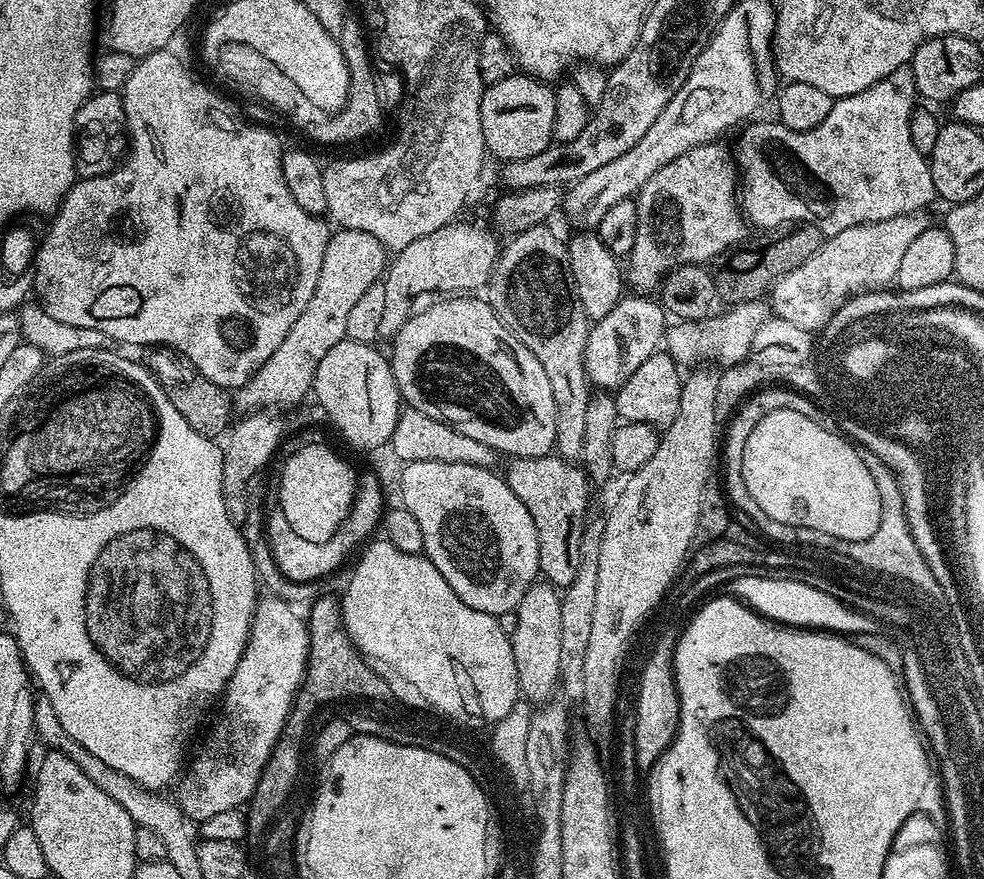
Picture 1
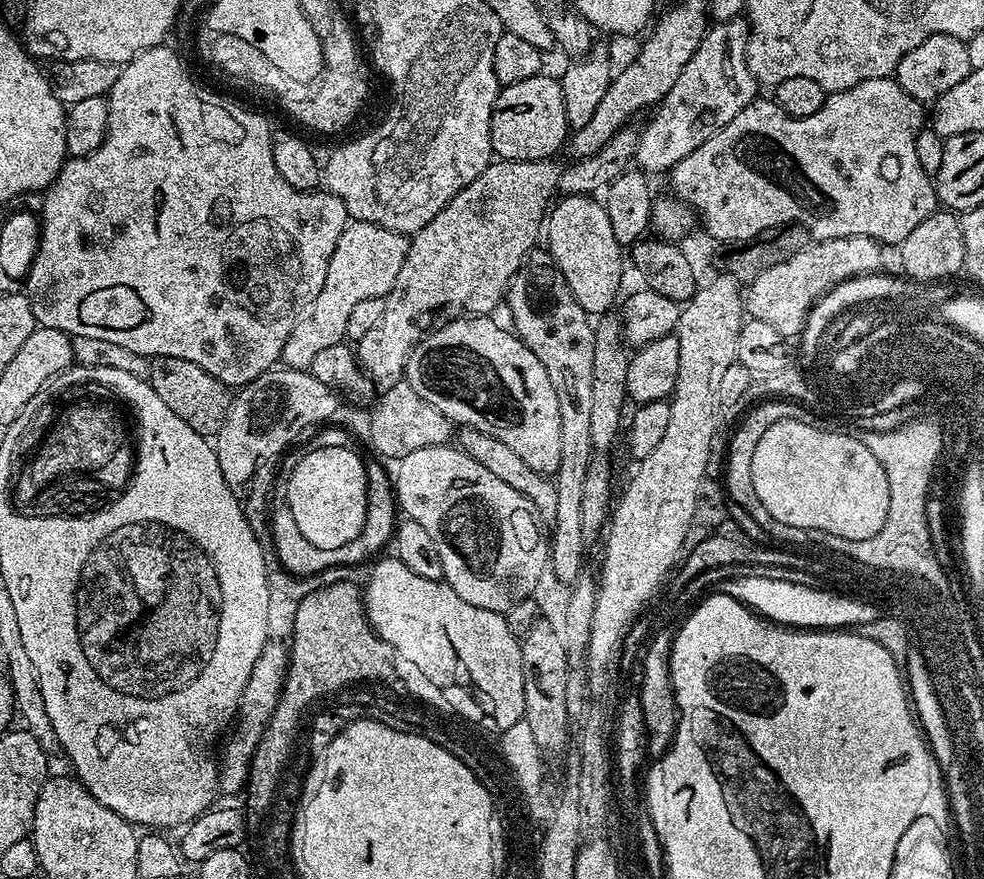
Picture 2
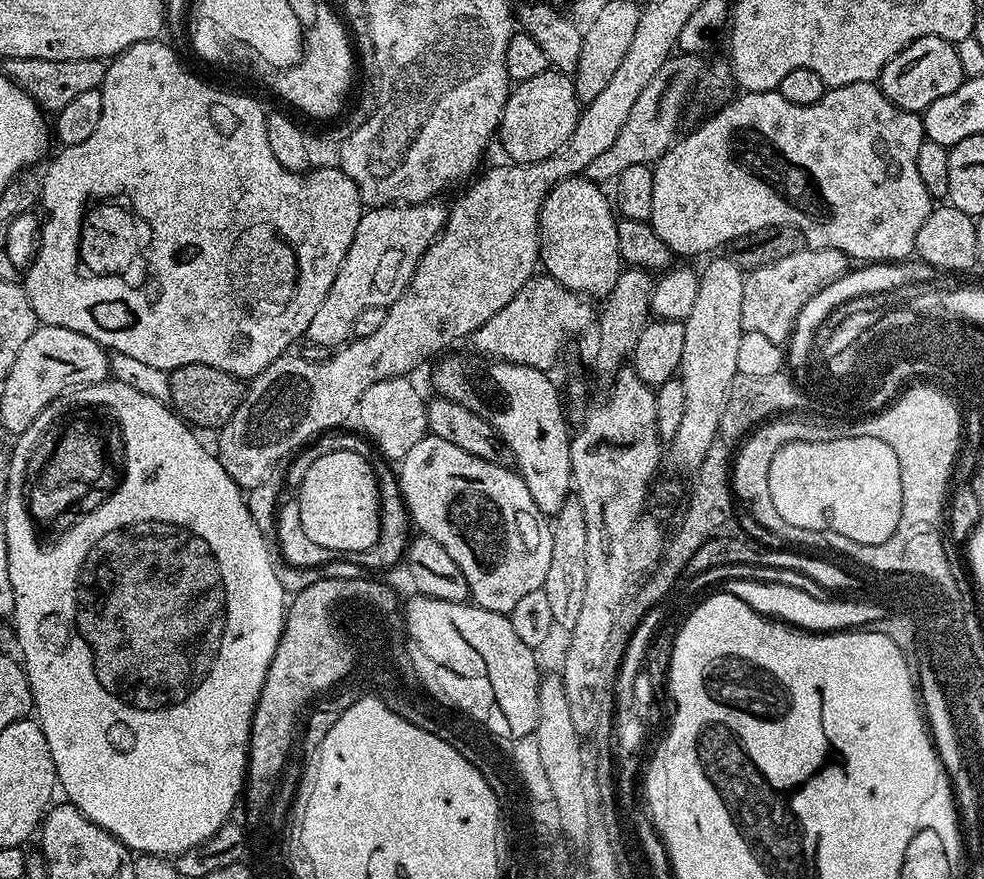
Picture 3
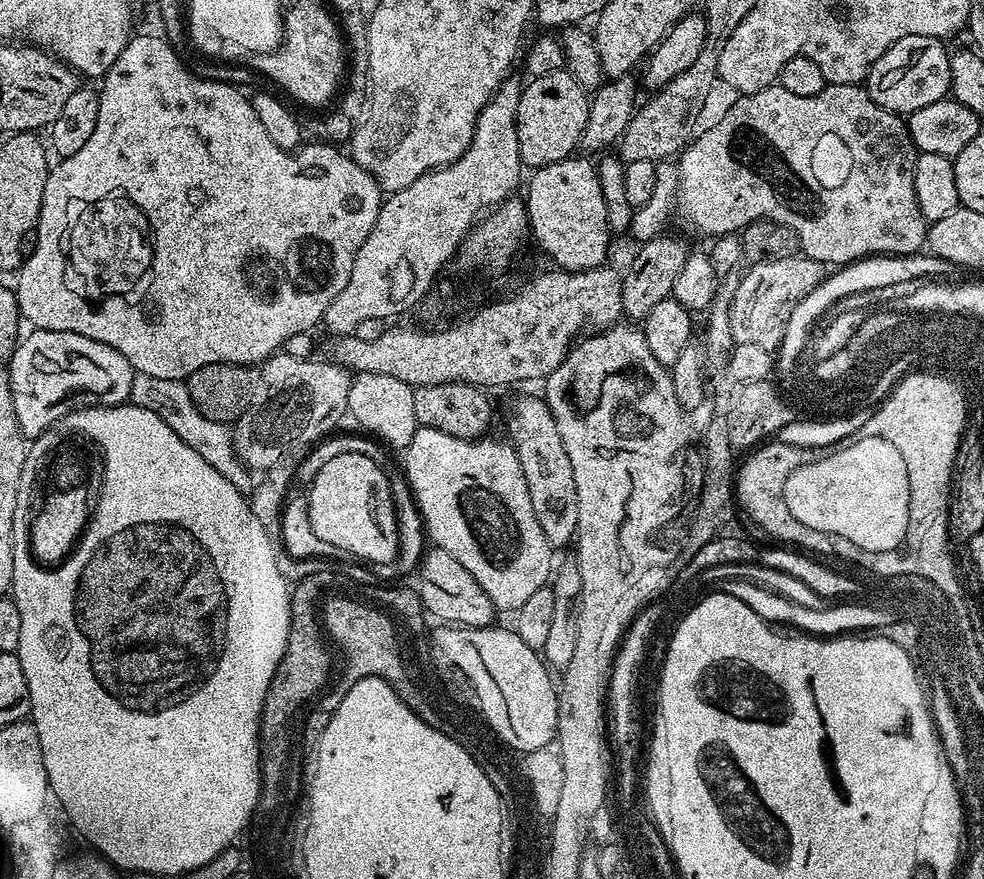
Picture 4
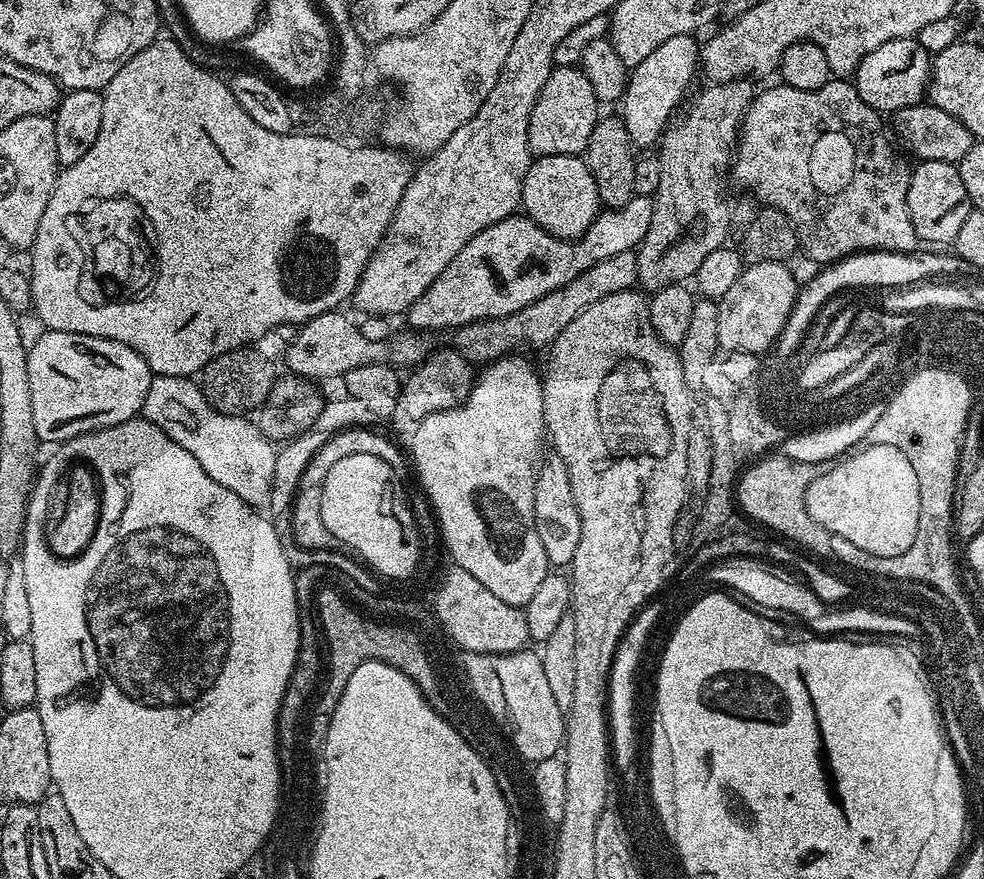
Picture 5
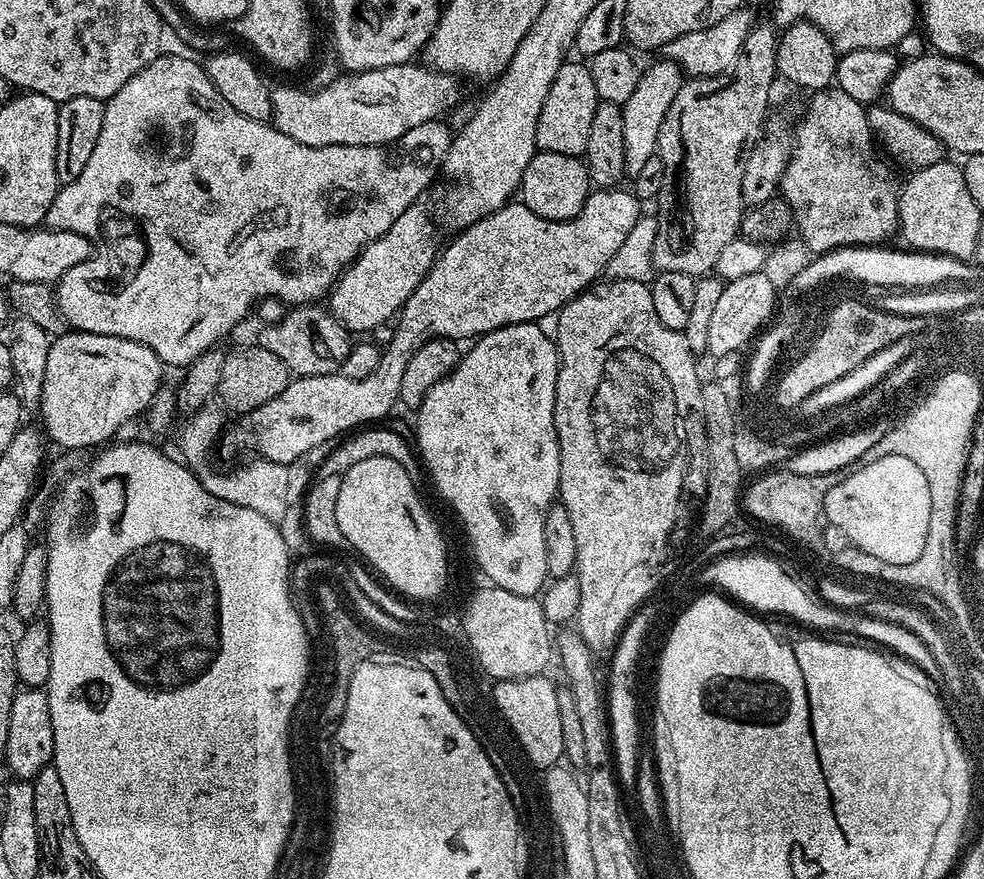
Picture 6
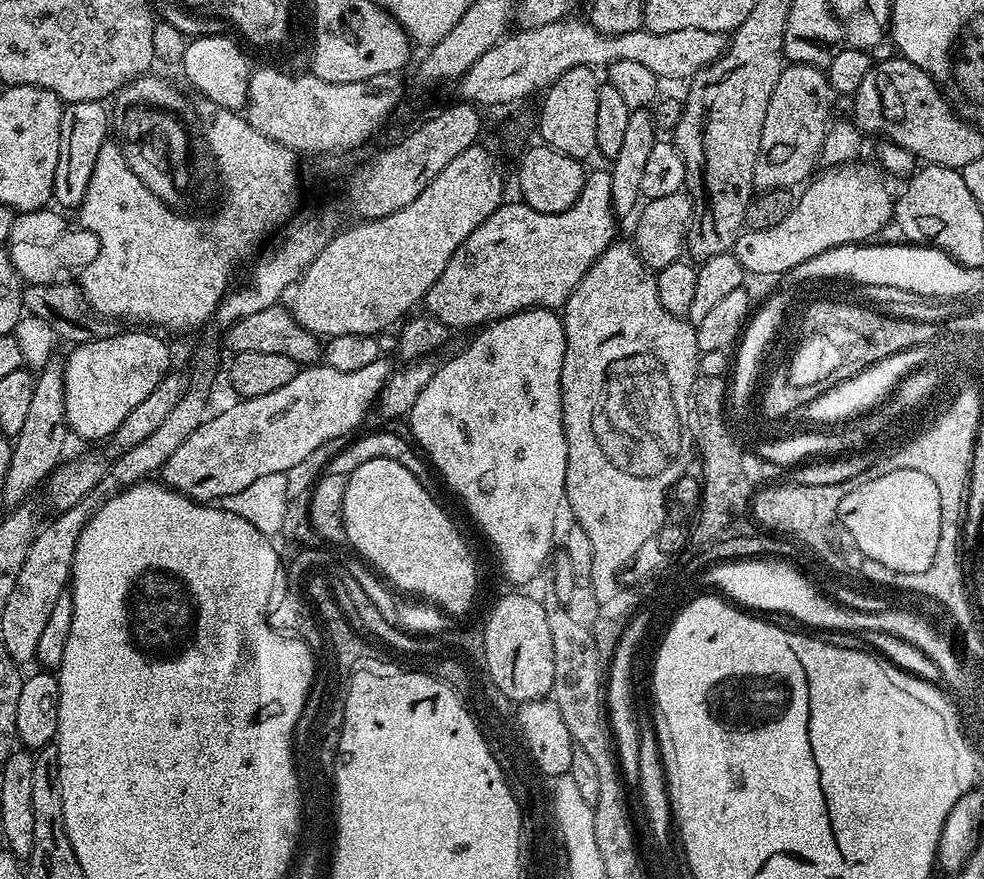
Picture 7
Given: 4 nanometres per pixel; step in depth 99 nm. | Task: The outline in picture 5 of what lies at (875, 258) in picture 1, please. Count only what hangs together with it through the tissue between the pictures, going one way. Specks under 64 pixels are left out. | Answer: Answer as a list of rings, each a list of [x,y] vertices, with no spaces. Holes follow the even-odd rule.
[[[758,262],[749,264],[740,277],[718,301],[718,342],[725,353],[767,352],[783,333],[796,301],[798,283],[787,263]]]

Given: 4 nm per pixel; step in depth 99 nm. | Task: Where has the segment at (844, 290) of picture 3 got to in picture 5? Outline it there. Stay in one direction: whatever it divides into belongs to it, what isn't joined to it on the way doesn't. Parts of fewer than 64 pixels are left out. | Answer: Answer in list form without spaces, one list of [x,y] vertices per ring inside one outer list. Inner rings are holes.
[[[924,250],[919,254],[905,254],[902,252],[858,252],[836,261],[834,264],[821,267],[820,272],[808,285],[801,287],[796,294],[796,301],[792,307],[789,320],[785,328],[788,329],[788,336],[783,333],[780,339],[784,341],[784,348],[792,348],[796,343],[796,338],[800,334],[800,329],[807,324],[809,316],[816,311],[817,304],[822,300],[833,299],[835,292],[840,292],[843,288],[868,288],[874,290],[880,284],[900,284],[900,280],[916,280],[916,276],[924,276],[924,272],[940,272],[940,268],[960,268],[960,257],[955,254],[949,256],[939,256],[939,251]]]

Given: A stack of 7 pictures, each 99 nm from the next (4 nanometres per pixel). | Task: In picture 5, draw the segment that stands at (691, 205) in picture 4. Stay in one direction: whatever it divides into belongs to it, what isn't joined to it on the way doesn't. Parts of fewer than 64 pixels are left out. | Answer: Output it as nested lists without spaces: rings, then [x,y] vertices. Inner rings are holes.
[[[833,78],[826,86],[818,90],[794,90],[789,84],[777,83],[777,88],[768,88],[765,92],[757,91],[752,97],[752,105],[745,110],[740,121],[740,131],[736,147],[734,149],[734,159],[730,165],[730,176],[733,176],[744,188],[749,188],[751,195],[755,197],[761,205],[777,208],[790,218],[790,222],[796,227],[796,239],[802,252],[805,252],[816,266],[827,266],[834,264],[846,256],[858,252],[902,252],[912,254],[917,251],[918,237],[914,226],[910,222],[908,213],[908,191],[910,190],[910,178],[912,168],[902,157],[896,153],[897,145],[888,141],[888,136],[884,133],[884,124],[881,113],[876,112],[858,94],[855,83],[844,78]],[[635,195],[626,206],[601,211],[578,239],[560,240],[542,230],[527,214],[508,216],[470,238],[454,254],[450,266],[408,307],[406,319],[413,329],[433,334],[443,328],[455,330],[479,320],[497,320],[514,314],[548,292],[566,286],[566,282],[574,282],[590,266],[639,248],[651,217],[652,209],[646,206],[645,197]]]

